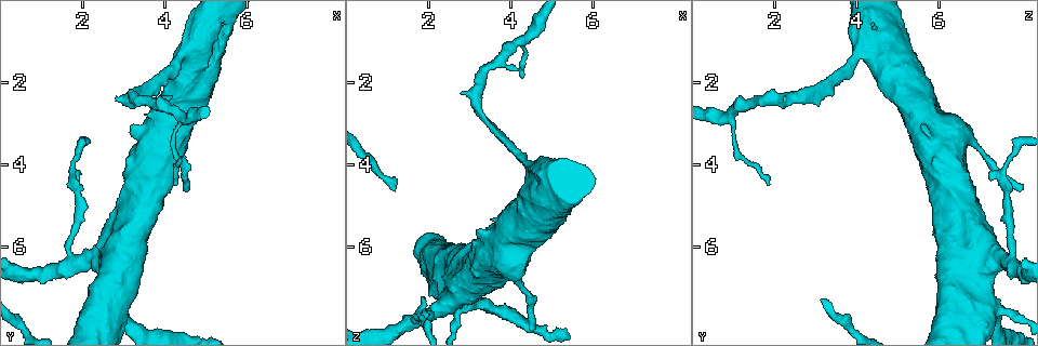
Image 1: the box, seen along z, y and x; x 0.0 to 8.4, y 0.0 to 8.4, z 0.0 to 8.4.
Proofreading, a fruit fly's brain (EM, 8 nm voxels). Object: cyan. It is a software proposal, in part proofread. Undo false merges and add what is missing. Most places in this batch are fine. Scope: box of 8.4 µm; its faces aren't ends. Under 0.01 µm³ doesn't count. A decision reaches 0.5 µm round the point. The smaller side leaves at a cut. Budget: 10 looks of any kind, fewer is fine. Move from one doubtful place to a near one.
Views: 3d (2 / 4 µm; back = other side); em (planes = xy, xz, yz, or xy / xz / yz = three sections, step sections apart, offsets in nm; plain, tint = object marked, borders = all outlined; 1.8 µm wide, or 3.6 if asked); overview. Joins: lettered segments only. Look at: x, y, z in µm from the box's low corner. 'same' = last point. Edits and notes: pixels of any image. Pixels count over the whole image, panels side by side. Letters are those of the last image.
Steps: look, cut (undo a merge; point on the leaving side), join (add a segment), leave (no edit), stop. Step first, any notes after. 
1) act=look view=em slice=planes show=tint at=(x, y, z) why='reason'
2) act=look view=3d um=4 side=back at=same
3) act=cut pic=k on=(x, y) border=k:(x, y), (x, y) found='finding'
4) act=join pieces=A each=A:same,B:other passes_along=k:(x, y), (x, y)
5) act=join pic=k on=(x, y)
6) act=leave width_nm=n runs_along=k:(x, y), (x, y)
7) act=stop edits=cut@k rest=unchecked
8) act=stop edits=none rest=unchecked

act=look view=3d um=2 at=(1.85, 4.20, 7.25) why='branch stops here'

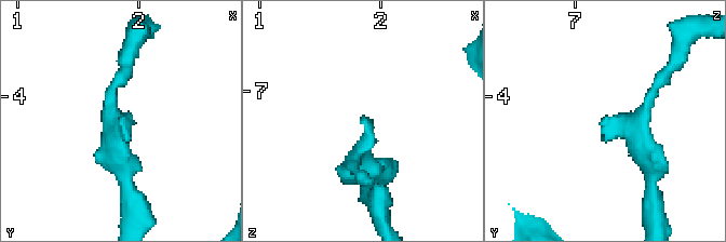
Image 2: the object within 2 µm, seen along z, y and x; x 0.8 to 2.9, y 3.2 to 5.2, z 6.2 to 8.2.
act=look view=em slice=planes show=tint at=(1.86, 4.20, 7.22)

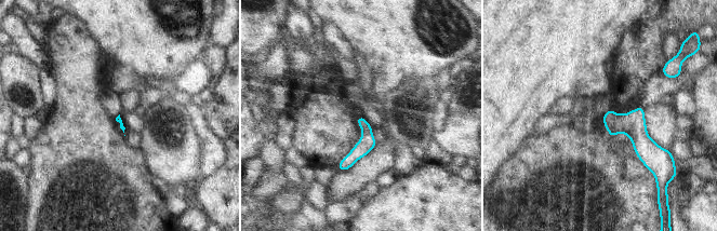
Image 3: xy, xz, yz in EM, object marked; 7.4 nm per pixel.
act=look view=em slice=planes show=borders at=same

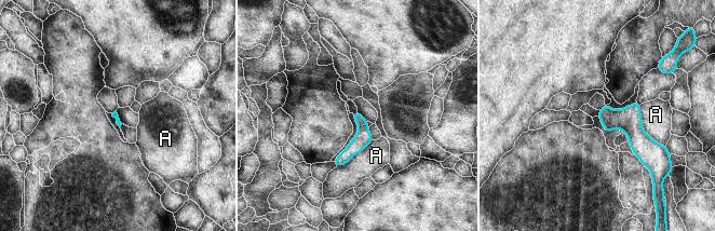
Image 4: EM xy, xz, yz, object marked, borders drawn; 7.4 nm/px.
act=leave each=A:other found='no lettered segment goes on from it'

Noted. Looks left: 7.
act=look view=3d um=4 at=(4.05, 3.30, 6.50) why='sudden change in width'

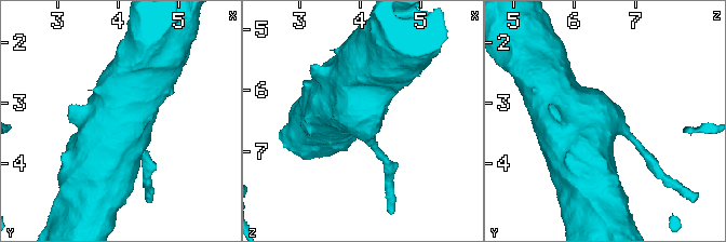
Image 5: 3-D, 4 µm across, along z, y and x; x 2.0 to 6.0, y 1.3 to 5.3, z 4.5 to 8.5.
act=look view=em um=3.6 slice=planes show=borders at=(4.05, 3.35, 6.45)

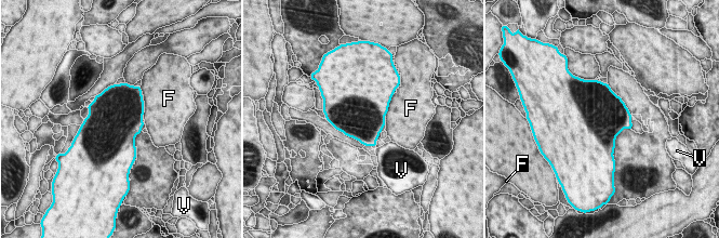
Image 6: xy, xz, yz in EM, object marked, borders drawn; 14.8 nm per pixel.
act=leave each=F:other,V:other border=6:(393, 95), (385, 115) found='one neuron here'

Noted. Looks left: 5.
act=look view=em slice=xy step=16 show=borders at=(4.45, 1.30, 4.05) why='three-way junction'

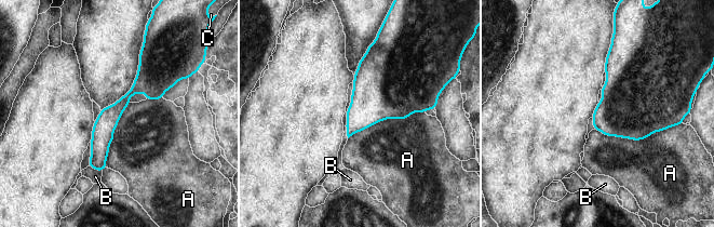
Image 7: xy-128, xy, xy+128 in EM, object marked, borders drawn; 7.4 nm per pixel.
act=leave longest_contact=A:600nm each=A:other,B:other,C:other border=7:(674, 125), (641, 139), (594, 130) found='one neuron here'

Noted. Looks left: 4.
act=look view=em slice=xy step=16 show=tint at=(4.35, 2.85, 1.00) why='abrupt turn'

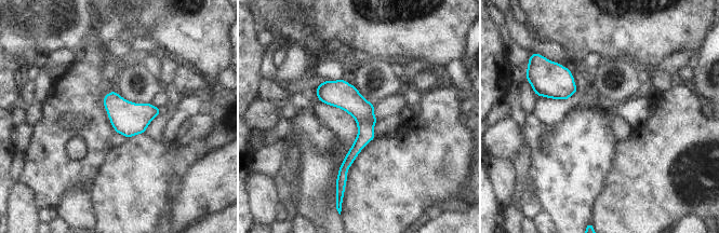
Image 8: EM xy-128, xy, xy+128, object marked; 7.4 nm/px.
act=look view=em slice=planes show=borders at=same

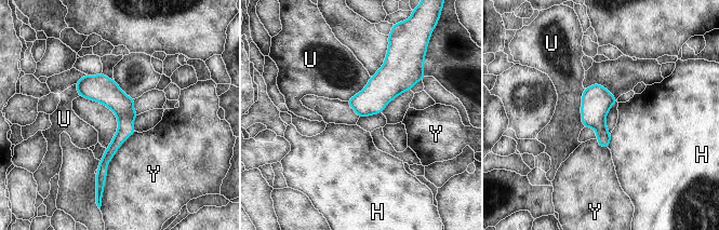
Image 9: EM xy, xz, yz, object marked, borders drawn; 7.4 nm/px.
act=leave width_nm=180 each=H:other,U:other,Y:other border=9:(611, 134), (608, 148) found='one neuron here'

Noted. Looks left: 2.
act=stop edits=none rest=unchecked

